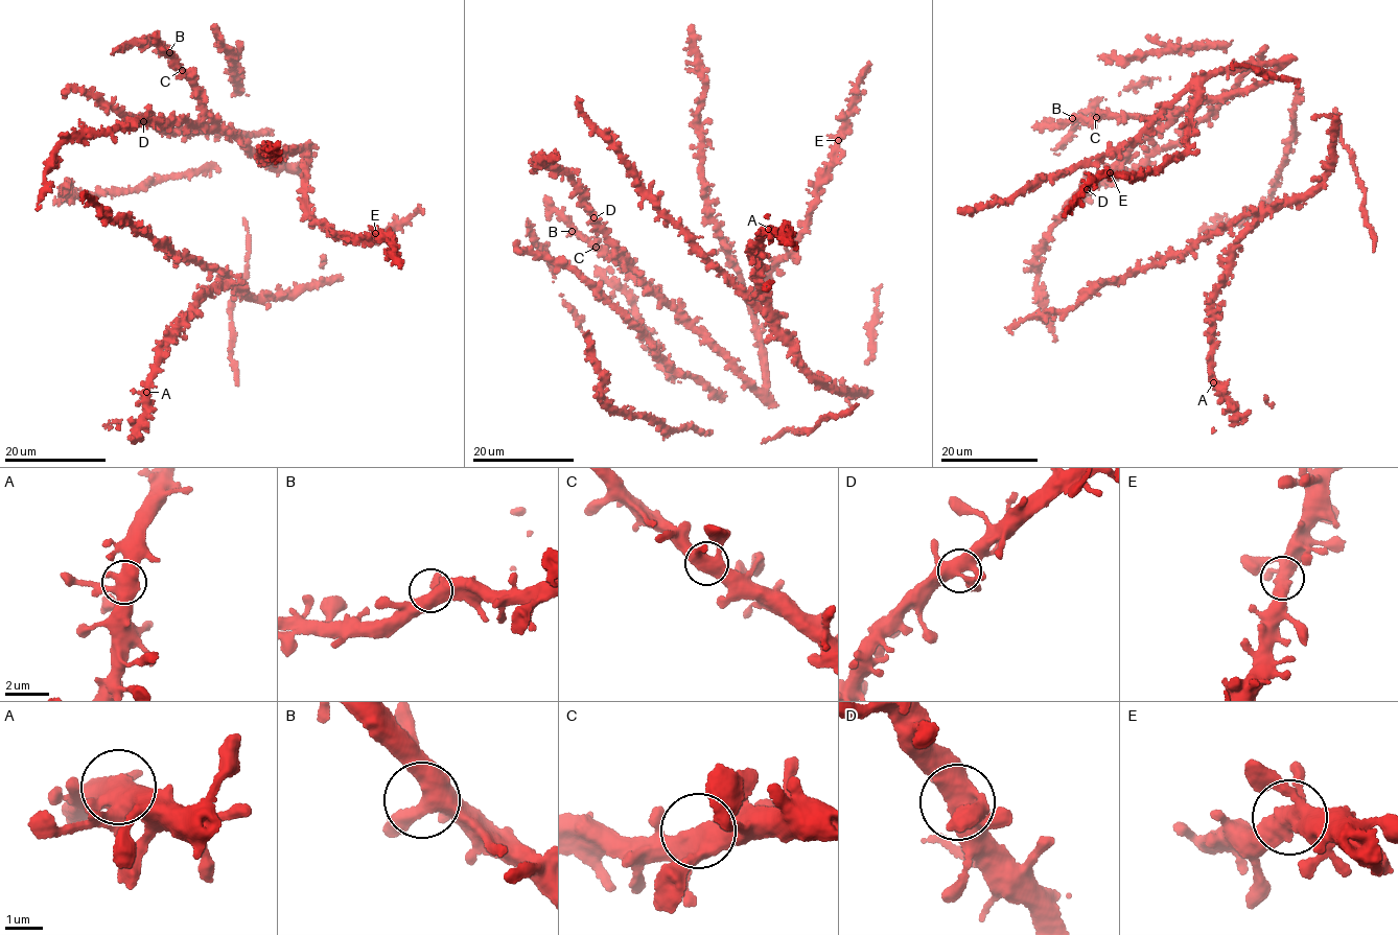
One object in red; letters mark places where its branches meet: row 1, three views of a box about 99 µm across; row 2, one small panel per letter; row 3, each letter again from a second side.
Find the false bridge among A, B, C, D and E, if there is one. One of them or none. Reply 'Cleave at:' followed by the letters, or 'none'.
Cleave at: none

